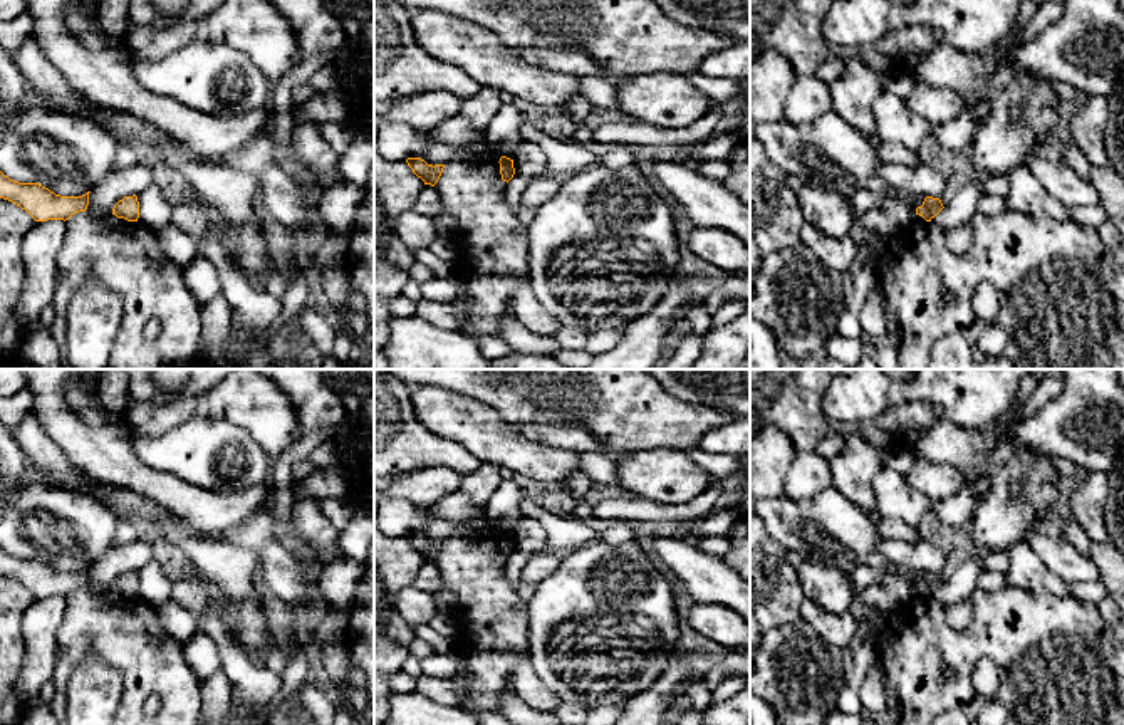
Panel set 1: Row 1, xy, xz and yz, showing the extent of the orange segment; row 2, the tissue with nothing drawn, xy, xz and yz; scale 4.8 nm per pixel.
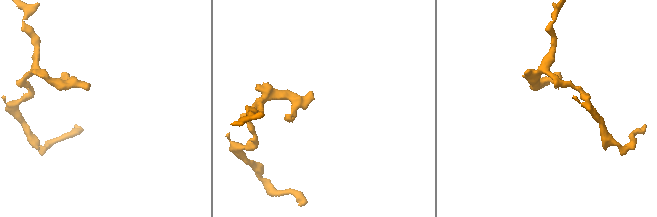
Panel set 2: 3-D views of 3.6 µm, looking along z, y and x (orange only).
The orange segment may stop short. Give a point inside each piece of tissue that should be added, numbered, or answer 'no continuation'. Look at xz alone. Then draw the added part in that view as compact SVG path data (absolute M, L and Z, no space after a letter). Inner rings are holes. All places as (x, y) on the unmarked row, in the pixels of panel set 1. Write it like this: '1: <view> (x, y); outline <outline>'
no continuation

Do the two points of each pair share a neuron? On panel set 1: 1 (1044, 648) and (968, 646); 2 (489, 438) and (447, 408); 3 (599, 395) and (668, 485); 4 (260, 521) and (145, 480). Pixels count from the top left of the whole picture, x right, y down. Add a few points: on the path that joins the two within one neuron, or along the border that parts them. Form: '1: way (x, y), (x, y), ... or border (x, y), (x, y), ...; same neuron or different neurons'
1: way (1025, 636), (1020, 631), (987, 631); same neuron
2: way (478, 428), (457, 417); same neuron
3: border (680, 448), (645, 448), (616, 460); different neurons
4: border (269, 509), (260, 509), (235, 527), (213, 532); different neurons

